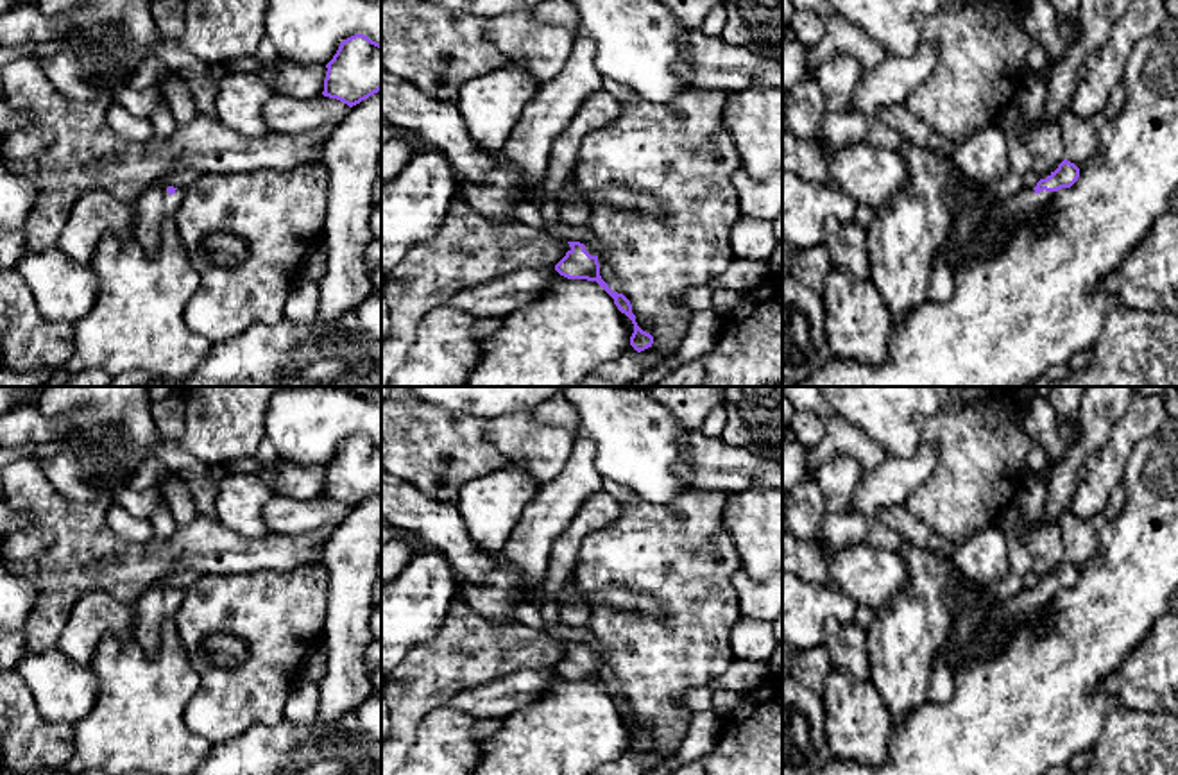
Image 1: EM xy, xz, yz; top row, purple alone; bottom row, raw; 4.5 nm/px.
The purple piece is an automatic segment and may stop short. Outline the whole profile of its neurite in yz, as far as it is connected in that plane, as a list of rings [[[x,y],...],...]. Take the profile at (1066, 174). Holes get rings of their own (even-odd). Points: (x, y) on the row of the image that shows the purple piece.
[[[1063,159],[1054,172],[1042,175],[1035,188],[1022,188],[1003,202],[995,202],[985,215],[985,227],[995,238],[1013,238],[1010,227],[1013,220],[1024,220],[1040,211],[1058,190],[1071,188],[1078,177],[1080,168]]]

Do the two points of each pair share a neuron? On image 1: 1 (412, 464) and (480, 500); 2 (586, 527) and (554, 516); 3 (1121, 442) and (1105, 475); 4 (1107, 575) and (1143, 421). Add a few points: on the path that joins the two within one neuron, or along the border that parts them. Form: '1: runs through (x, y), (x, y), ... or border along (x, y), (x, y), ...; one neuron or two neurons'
1: border along (498, 469), (468, 480), (453, 503); two neurons
2: border along (598, 491), (580, 507), (554, 543), (550, 559); two neurons
3: runs through (1118, 450), (1105, 468); one neuron
4: border along (1132, 457), (1121, 480); two neurons

